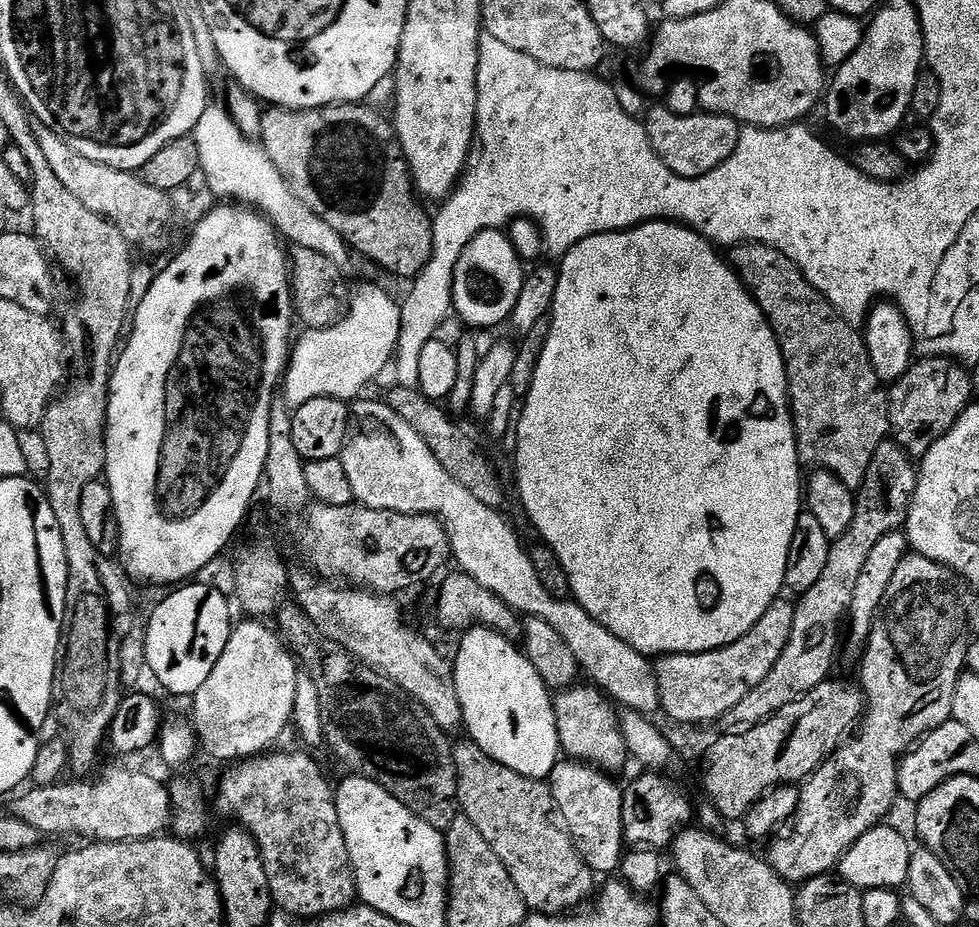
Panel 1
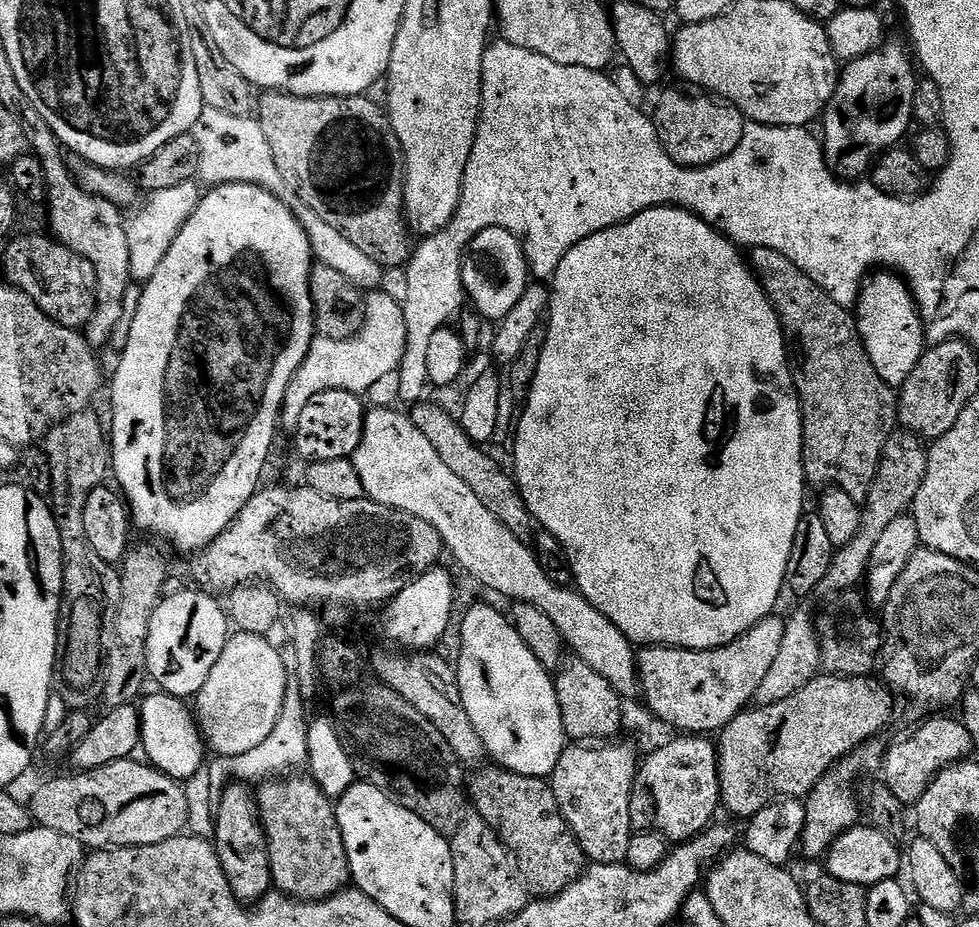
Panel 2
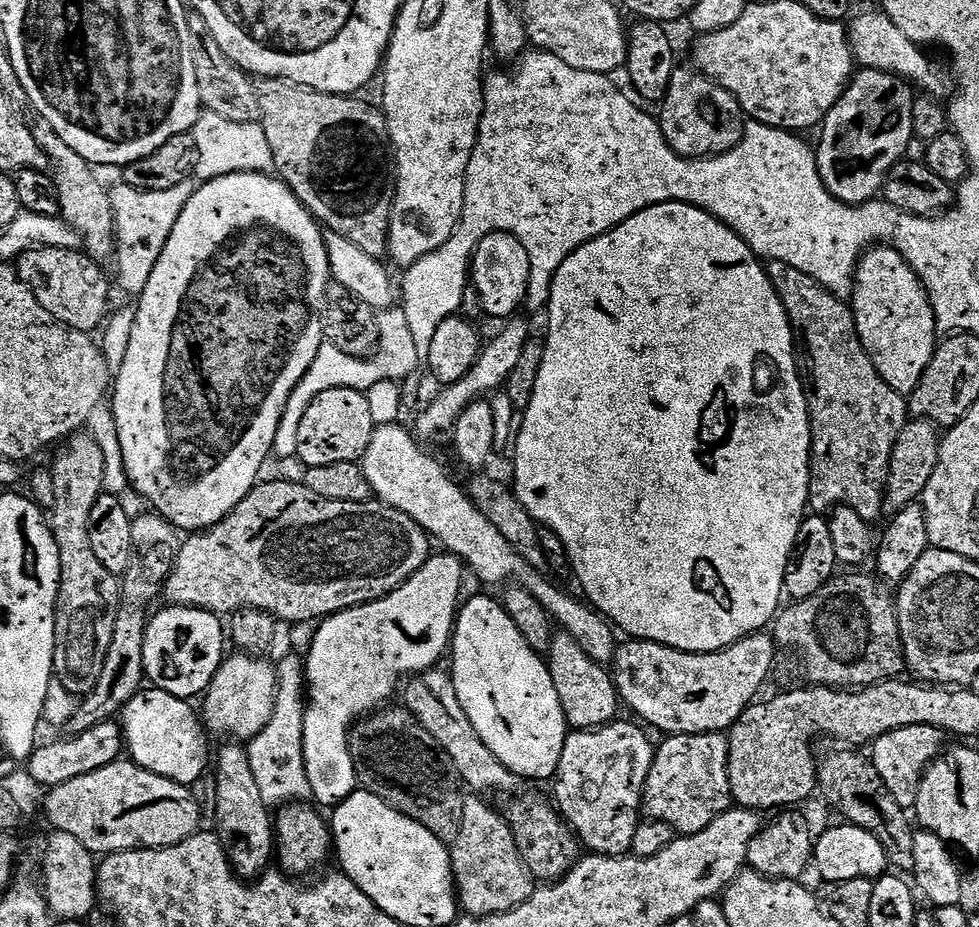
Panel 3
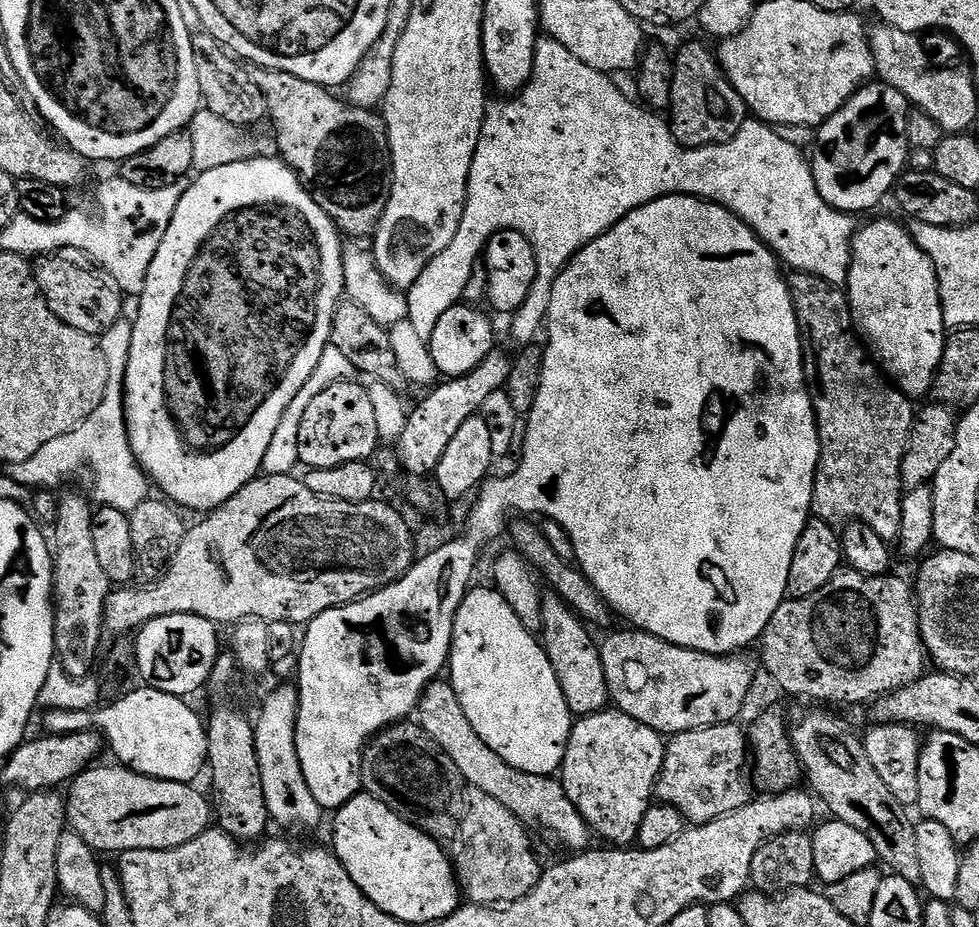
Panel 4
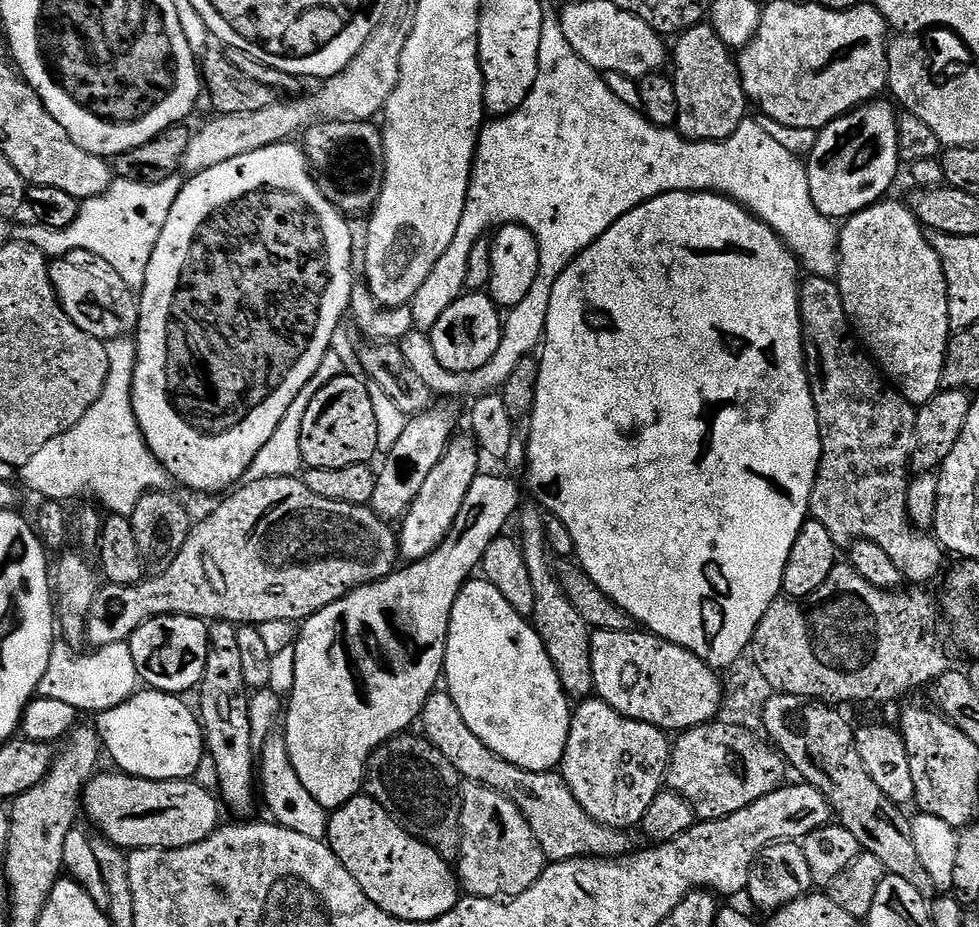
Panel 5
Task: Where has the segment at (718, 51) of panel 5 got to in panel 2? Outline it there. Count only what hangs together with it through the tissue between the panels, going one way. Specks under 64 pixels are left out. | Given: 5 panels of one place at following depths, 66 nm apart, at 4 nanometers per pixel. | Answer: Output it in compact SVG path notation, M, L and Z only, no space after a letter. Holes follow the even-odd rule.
M664 92L654 111L654 123L656 133L670 158L682 168L705 168L738 150L738 142L742 142L744 115L732 104L726 104L719 98L713 98L708 94L696 94L700 96L687 96L684 92Z

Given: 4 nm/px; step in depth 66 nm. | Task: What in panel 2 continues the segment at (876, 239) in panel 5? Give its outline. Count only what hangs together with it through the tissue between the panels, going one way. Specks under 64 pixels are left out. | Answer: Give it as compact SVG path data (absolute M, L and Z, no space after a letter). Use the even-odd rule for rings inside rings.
M876 270L865 280L854 309L856 329L878 370L878 378L891 388L899 389L914 374L914 366L926 351L924 320L912 296L912 289L897 273L891 270Z

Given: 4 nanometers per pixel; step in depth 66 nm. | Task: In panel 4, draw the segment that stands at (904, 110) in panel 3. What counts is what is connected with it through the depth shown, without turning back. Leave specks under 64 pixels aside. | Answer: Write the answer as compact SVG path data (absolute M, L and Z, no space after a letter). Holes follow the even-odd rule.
M869 82L845 102L842 110L819 125L810 163L818 194L834 210L849 214L868 212L895 189L910 160L909 111L902 90L894 90L894 86L883 82Z

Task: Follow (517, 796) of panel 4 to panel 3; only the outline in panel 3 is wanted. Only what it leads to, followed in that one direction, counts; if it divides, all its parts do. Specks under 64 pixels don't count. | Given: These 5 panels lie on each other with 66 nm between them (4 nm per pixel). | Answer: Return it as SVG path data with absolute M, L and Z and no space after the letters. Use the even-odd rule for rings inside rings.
M439 667L429 668L428 671L417 672L411 677L402 688L403 707L414 714L414 718L418 718L420 725L430 730L430 734L434 734L438 746L442 746L442 750L450 754L454 770L458 770L461 781L469 789L472 787L476 791L473 793L518 791L520 784L522 785L521 777L514 775L502 762L498 762L490 746L486 746L486 742L478 738L478 730L474 730L470 718L466 718L466 710L462 710L462 702L458 702L458 690L454 690L451 675L447 671L440 671Z

